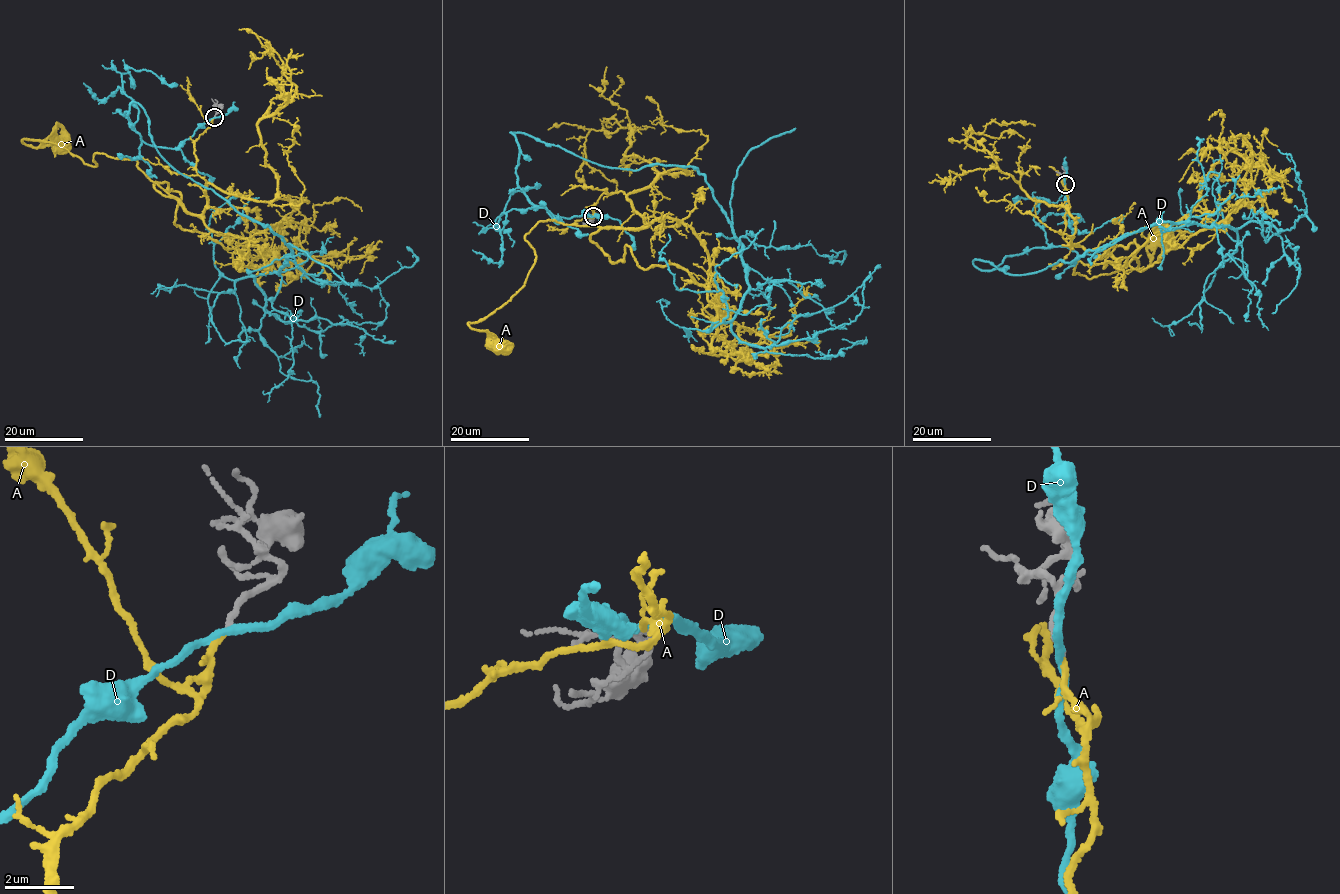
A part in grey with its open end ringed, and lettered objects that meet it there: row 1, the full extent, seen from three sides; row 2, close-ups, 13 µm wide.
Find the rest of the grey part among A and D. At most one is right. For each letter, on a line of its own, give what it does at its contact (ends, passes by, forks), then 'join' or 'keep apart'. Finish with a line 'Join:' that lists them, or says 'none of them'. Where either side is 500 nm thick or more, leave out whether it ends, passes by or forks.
A: it passes by | join
D: it passes by | keep apart
Join: A

